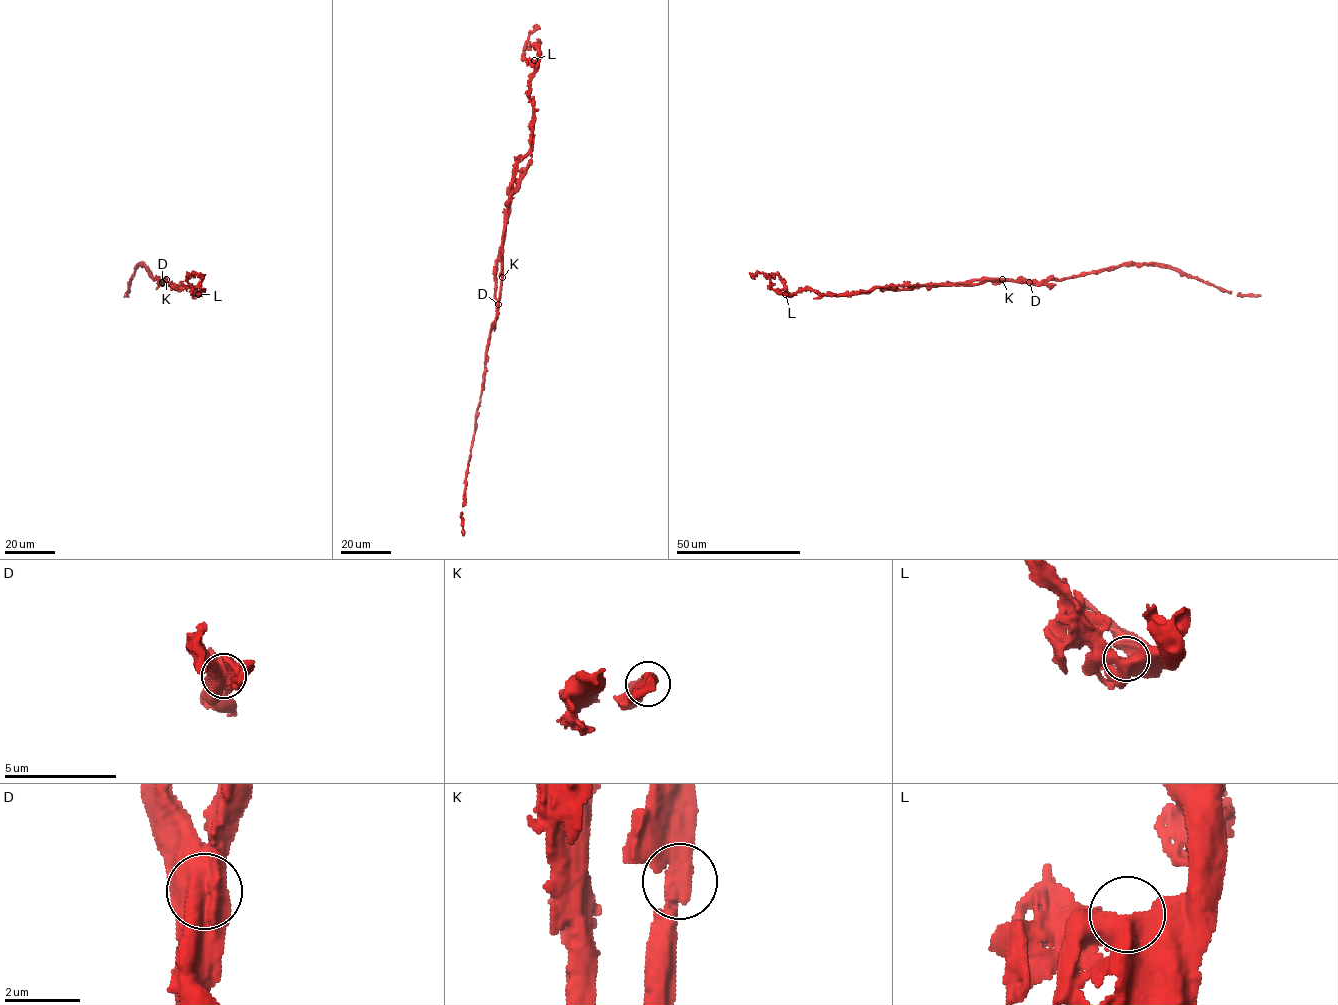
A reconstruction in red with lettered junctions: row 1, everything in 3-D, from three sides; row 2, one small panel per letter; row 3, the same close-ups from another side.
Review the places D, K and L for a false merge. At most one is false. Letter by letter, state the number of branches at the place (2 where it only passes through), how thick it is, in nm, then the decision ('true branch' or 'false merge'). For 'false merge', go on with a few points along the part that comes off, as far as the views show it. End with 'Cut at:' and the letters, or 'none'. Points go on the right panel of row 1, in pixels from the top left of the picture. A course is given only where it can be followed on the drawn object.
D: 2 | 950 nm | false merge | (1029, 282), (983, 279), (972, 284), (883, 287)
K: 2 | 500 nm | true branch
L: 1 | 800 nm | true branch
Cut at: D

